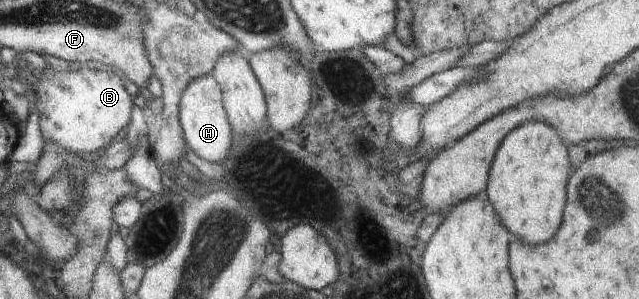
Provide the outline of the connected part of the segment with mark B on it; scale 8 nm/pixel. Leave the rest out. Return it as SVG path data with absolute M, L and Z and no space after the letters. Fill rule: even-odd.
M70 64L68 69L63 69L63 71L57 70L53 68L51 65L38 74L41 79L39 85L37 85L37 89L35 91L29 91L30 96L32 97L32 101L34 104L34 108L39 109L39 125L41 130L41 135L45 142L49 141L49 143L55 143L61 151L67 151L67 153L75 153L81 156L82 158L92 158L98 151L103 151L107 148L112 142L113 137L116 137L117 133L119 133L125 127L128 127L129 123L131 123L131 117L133 117L133 107L135 107L135 103L133 103L132 92L133 90L127 85L126 80L123 76L114 71L113 69L99 68L96 70L92 70L86 65L79 67L79 69L74 69Z

